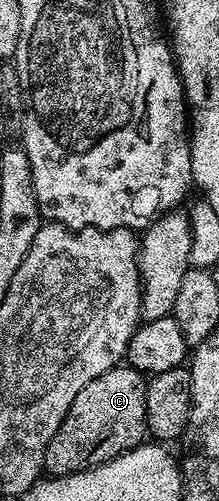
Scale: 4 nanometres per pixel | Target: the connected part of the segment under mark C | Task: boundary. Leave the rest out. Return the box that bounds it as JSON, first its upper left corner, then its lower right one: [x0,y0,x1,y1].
[44,363,148,477]

